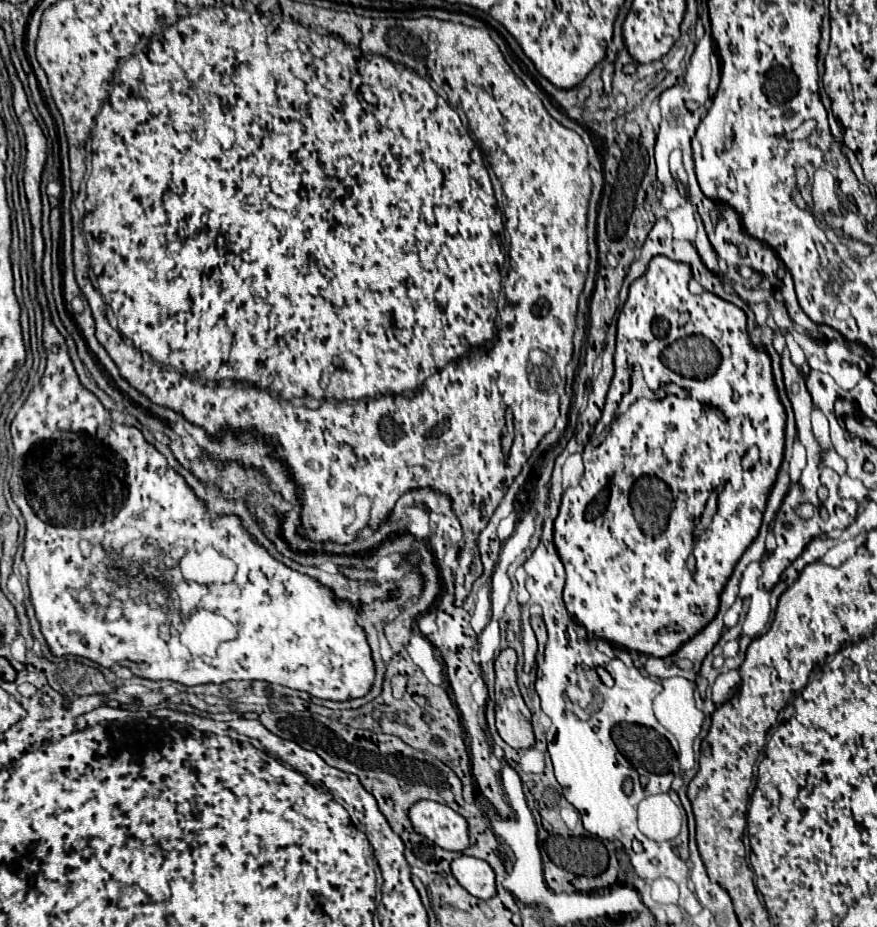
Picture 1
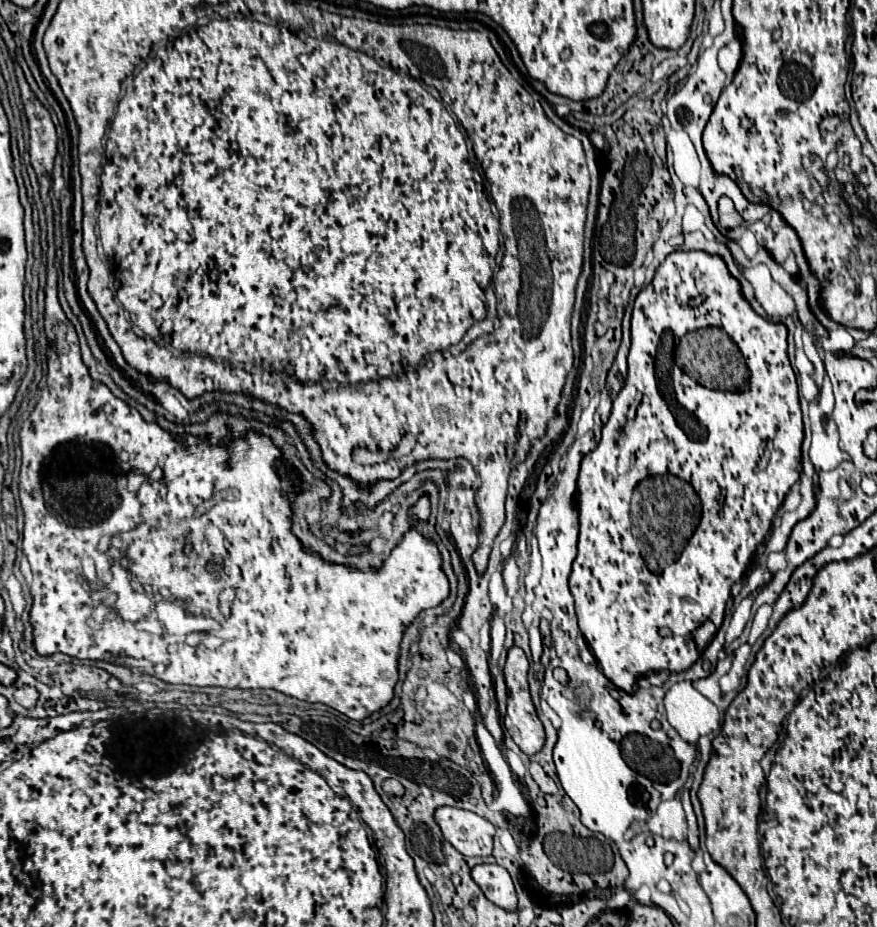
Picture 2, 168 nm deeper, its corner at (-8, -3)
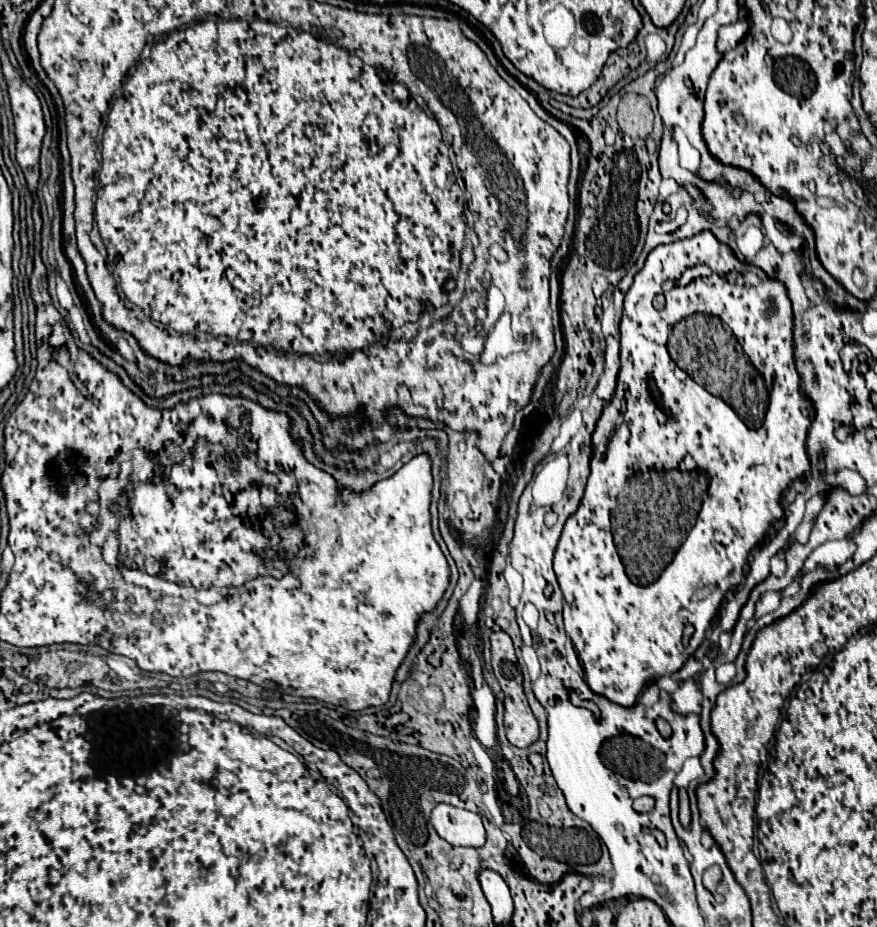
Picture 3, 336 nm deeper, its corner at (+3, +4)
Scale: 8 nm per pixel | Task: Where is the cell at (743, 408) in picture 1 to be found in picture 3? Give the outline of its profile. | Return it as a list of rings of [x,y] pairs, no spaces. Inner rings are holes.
[[[702,231],[690,239],[658,245],[656,249],[652,249],[646,265],[636,273],[634,283],[624,297],[624,315],[620,321],[622,367],[618,377],[622,389],[618,389],[620,397],[616,399],[626,399],[626,411],[618,409],[618,417],[622,413],[620,425],[608,421],[606,425],[600,423],[600,427],[606,429],[598,427],[594,431],[594,453],[586,493],[578,511],[566,521],[554,553],[554,571],[564,593],[564,627],[582,663],[584,679],[596,695],[606,697],[620,707],[634,707],[646,685],[658,681],[662,675],[672,675],[682,669],[686,659],[702,643],[704,633],[716,617],[726,593],[742,583],[744,565],[750,551],[766,537],[768,529],[782,519],[782,495],[794,479],[810,477],[810,457],[806,451],[810,419],[802,415],[802,405],[806,397],[800,391],[800,375],[794,365],[792,319],[792,303],[788,299],[784,283],[778,279],[770,279],[756,265],[738,261],[734,251],[728,245],[720,243],[710,231]],[[664,283],[666,307],[658,311],[652,307],[652,301],[656,293],[664,293]],[[694,313],[708,313],[720,317],[734,331],[752,365],[762,373],[770,391],[770,405],[764,423],[758,429],[750,429],[736,415],[736,411],[732,411],[732,407],[728,407],[722,399],[712,397],[704,387],[684,375],[684,371],[670,359],[666,351],[666,341],[672,327],[676,325],[676,321]],[[646,469],[702,469],[710,475],[710,487],[708,497],[698,513],[696,525],[676,553],[676,559],[668,565],[668,571],[660,575],[660,583],[652,583],[648,591],[640,591],[640,587],[632,587],[632,583],[624,579],[624,567],[620,567],[620,559],[616,559],[616,547],[610,531],[610,515],[616,507],[616,491],[624,487],[624,479],[628,479],[628,475],[632,475],[634,471]],[[688,623],[696,631],[684,647],[682,629]]]

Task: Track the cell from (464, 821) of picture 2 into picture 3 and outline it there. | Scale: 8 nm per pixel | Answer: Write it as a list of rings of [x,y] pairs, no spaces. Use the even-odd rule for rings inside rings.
[[[438,803],[432,809],[430,821],[438,831],[438,835],[446,839],[450,845],[482,847],[486,841],[486,831],[478,813],[458,809],[454,805]]]

